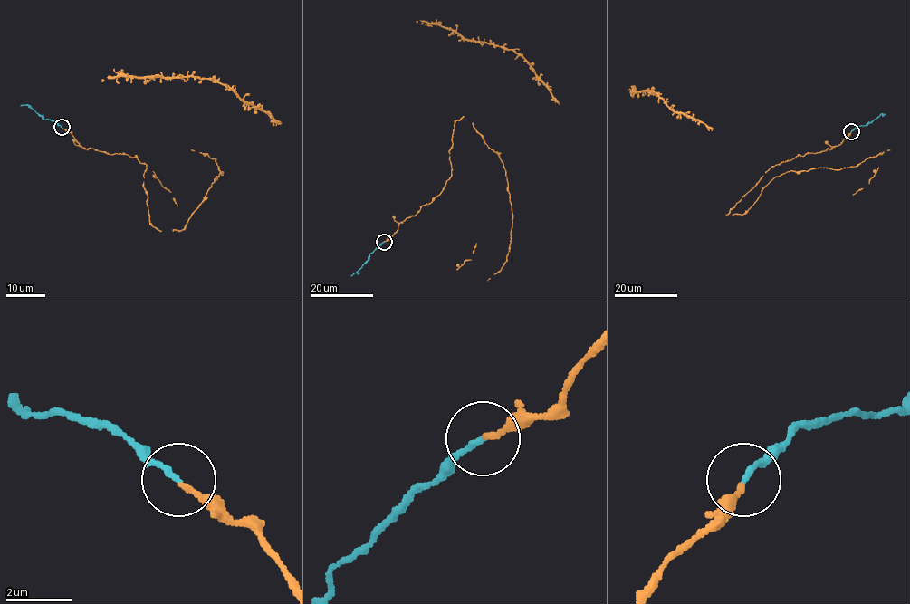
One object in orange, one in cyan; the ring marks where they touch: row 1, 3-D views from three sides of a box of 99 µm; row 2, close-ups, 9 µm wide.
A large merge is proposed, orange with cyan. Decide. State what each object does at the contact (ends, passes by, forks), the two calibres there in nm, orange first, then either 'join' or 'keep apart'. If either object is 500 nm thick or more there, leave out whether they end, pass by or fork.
orange ends there; cyan ends there; 160 nm thick on the orange side, 170 nm on the other; join

